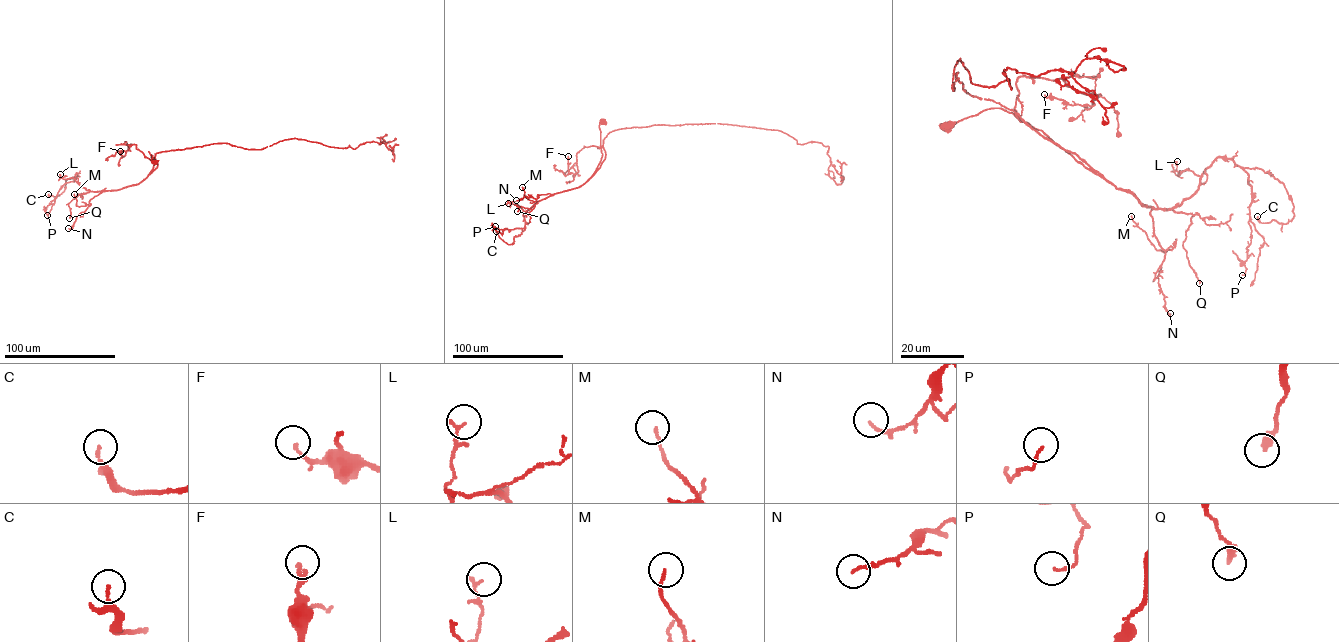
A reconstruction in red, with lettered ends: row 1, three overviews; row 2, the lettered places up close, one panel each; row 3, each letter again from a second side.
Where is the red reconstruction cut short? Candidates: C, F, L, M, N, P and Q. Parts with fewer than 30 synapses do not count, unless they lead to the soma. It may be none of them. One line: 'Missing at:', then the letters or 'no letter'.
Missing at: no letter

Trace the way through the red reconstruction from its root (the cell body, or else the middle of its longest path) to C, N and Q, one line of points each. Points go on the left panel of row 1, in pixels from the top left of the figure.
C: (154, 161), (152, 155), (153, 168), (138, 184), (90, 191), (76, 173), (63, 192), (48, 194)
N: (154, 161), (151, 161), (152, 155), (153, 168), (138, 184), (104, 191), (92, 198), (91, 204), (68, 228)
Q: (154, 161), (151, 161), (152, 155), (153, 168), (138, 184), (77, 195), (68, 203), (69, 218)

